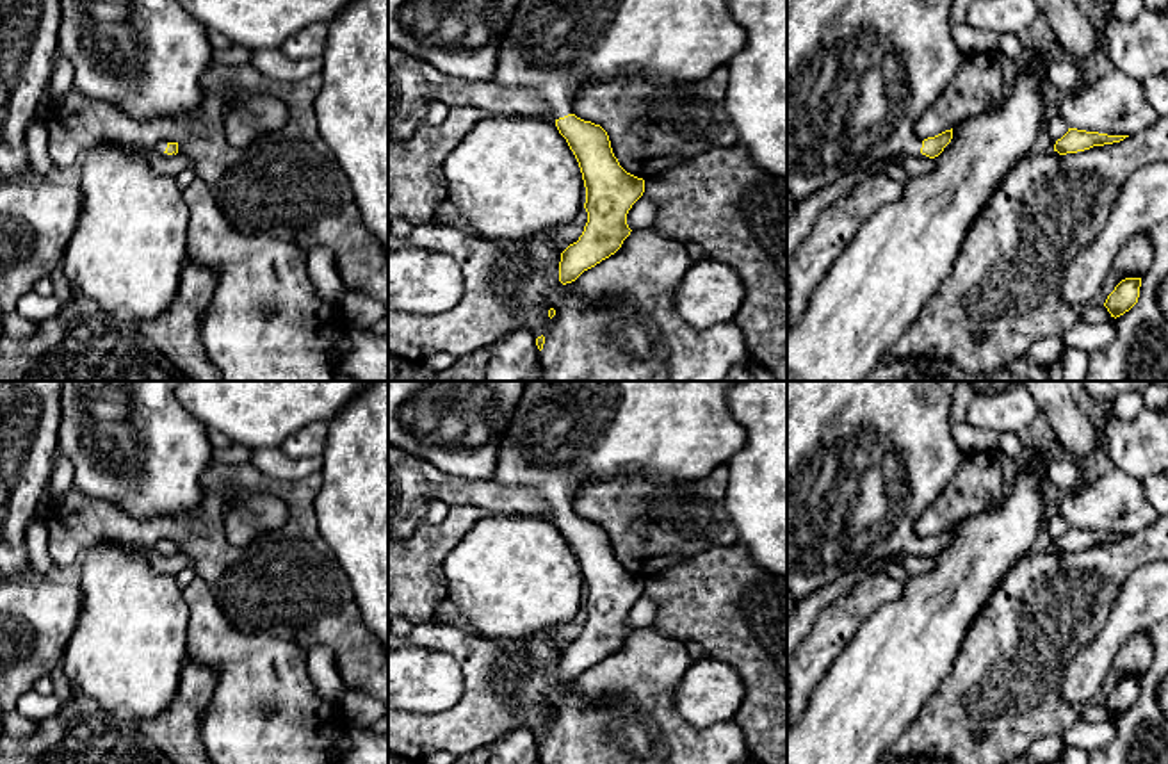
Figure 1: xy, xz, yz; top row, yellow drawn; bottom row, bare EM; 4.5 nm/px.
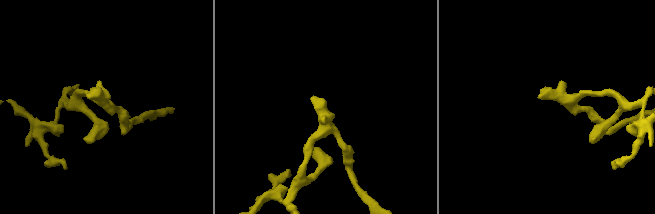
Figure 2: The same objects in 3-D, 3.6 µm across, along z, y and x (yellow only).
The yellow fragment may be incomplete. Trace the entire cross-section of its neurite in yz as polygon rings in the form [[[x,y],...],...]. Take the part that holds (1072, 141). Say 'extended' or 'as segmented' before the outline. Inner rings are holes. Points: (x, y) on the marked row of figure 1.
as segmented | [[[1068,128],[1068,132],[1056,141],[1054,151],[1058,151],[1059,155],[1077,153],[1077,151],[1090,150],[1093,146],[1120,142],[1125,137],[1129,135],[1107,135],[1099,132]]]

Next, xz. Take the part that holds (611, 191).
extended | [[[520,0],[500,43],[493,82],[504,89],[536,91],[550,105],[556,126],[579,162],[588,223],[579,240],[561,253],[563,285],[621,248],[632,232],[627,214],[645,192],[645,180],[620,166],[607,132],[572,112],[579,91],[614,77],[698,82],[716,68],[728,66],[746,39],[728,0]]]

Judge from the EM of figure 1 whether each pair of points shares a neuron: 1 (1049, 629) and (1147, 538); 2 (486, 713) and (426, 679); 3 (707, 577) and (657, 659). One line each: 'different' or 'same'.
1: same
2: different
3: different

